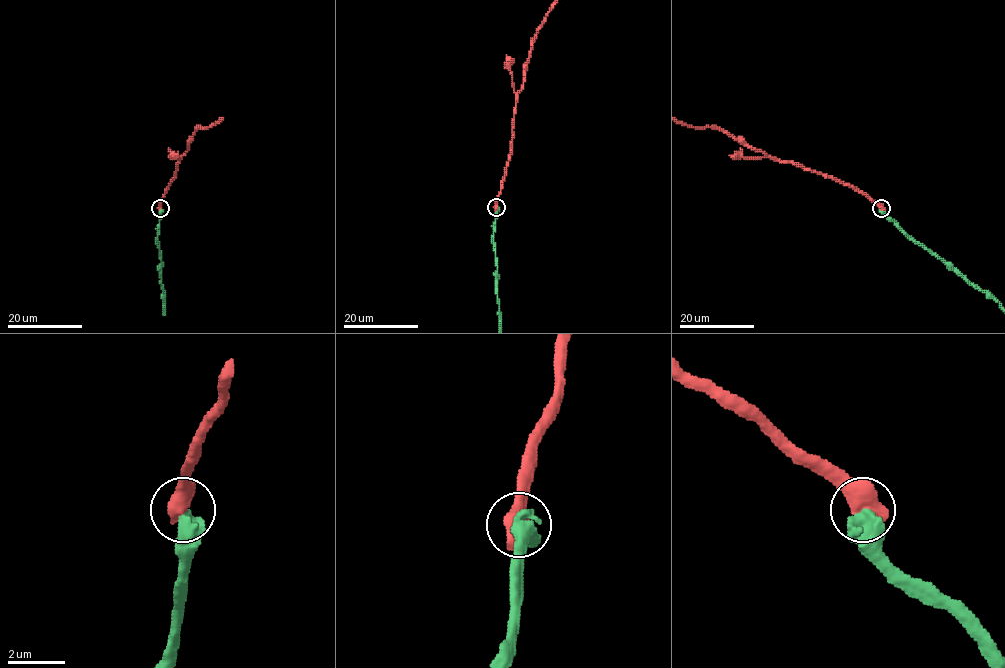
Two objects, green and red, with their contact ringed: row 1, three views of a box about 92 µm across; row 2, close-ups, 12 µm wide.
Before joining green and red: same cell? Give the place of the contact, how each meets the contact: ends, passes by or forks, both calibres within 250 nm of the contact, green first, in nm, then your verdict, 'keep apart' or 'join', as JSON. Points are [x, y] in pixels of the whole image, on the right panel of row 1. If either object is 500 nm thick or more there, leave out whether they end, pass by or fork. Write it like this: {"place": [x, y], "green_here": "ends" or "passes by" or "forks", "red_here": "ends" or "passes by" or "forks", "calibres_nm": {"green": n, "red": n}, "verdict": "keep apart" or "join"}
{"place": [881, 208], "calibres_nm": {"green": 550, "red": 750}, "verdict": "keep apart"}

